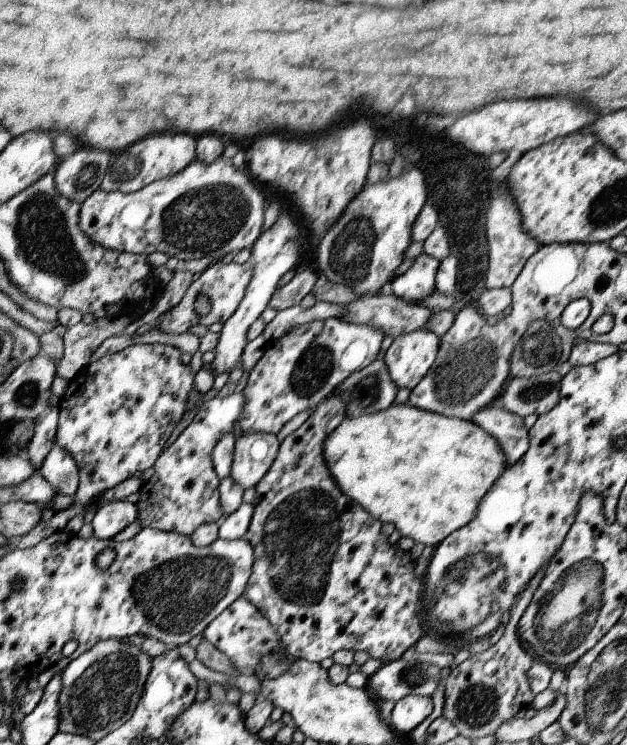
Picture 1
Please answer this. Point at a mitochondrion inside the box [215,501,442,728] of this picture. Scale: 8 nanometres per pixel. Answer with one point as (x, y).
(415, 678)

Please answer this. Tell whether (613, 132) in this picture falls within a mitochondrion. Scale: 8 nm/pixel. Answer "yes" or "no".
no

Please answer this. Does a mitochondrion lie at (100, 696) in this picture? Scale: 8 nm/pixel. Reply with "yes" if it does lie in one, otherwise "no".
yes

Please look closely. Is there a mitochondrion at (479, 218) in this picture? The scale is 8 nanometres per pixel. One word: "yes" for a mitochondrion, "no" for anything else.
no

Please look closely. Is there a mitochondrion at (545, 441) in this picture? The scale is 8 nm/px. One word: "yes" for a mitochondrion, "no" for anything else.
no

